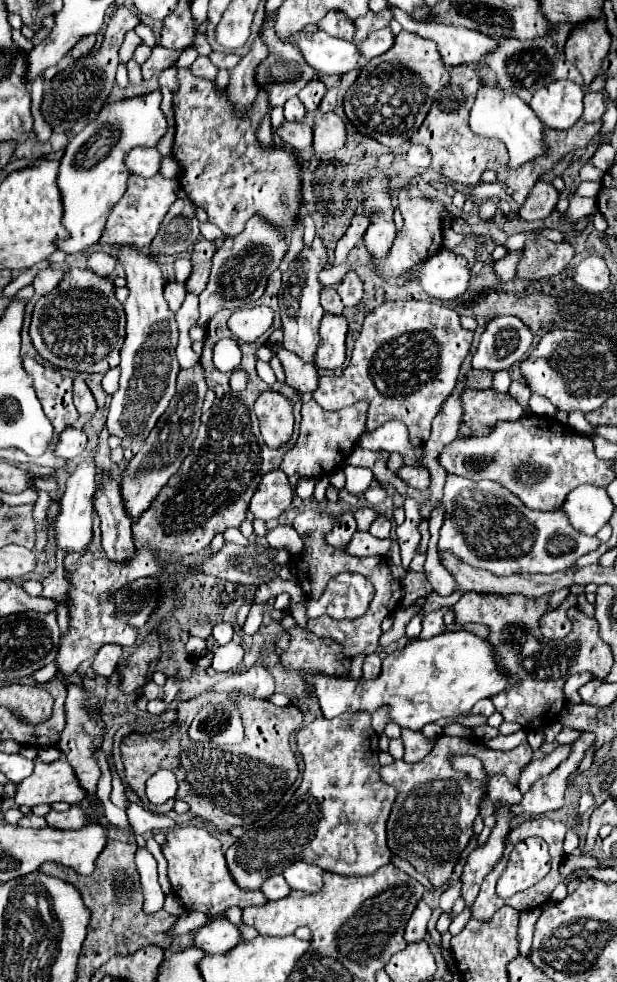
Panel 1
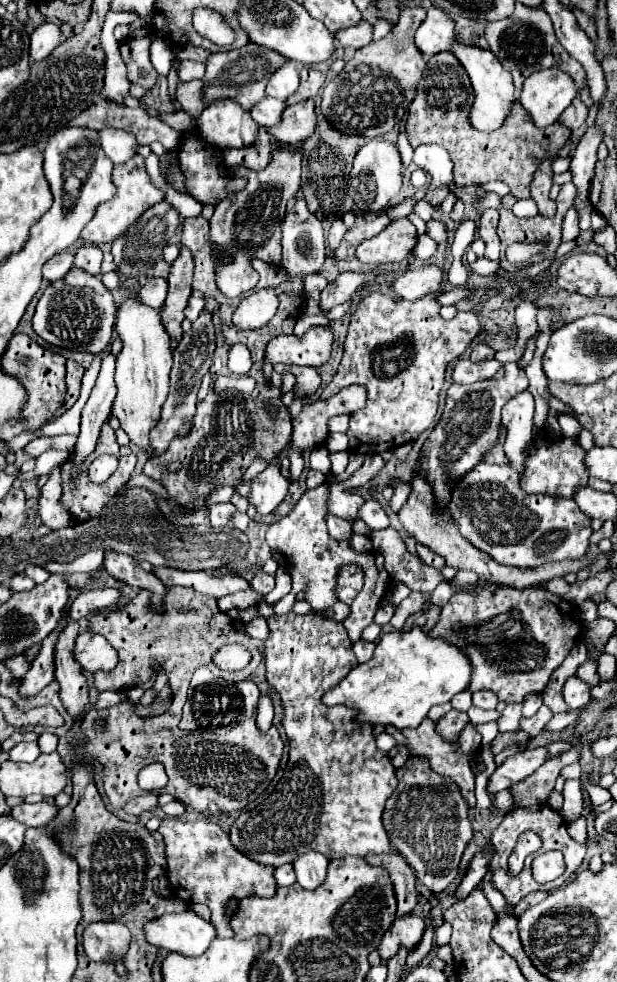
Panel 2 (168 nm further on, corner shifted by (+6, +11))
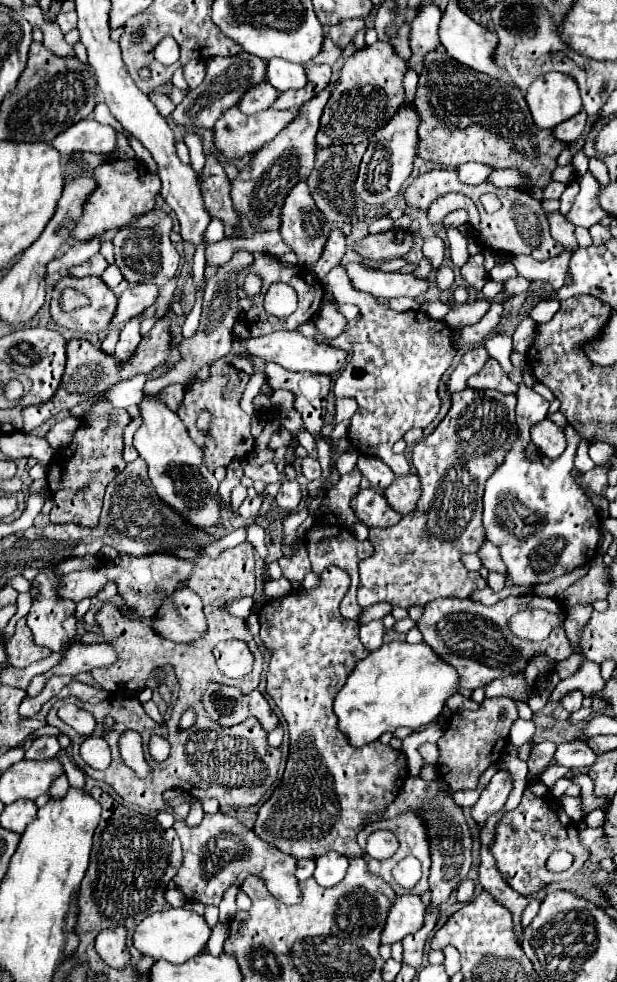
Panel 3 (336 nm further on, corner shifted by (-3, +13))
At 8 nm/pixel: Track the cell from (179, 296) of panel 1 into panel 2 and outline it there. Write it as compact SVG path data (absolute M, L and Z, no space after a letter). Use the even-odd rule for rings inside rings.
M151 278L147 280L139 292L139 300L149 304L151 308L163 308L163 300L167 298L167 278Z

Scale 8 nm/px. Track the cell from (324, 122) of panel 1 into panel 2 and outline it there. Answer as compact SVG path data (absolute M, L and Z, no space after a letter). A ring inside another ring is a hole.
M313 100L299 102L295 106L287 106L283 112L283 118L277 126L267 128L271 140L281 142L305 142L317 128L317 114Z

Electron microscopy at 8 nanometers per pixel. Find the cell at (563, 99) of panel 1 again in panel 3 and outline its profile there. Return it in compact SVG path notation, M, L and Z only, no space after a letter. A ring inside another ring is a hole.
M548 72L536 78L526 92L526 102L536 126L546 130L554 130L560 122L582 110L576 80L560 72Z

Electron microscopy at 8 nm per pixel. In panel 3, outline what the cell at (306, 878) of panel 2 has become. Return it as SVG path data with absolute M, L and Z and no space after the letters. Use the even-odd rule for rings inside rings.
M328 852L320 858L316 858L314 878L320 886L328 888L328 886L338 884L346 876L346 870L348 870L348 858L342 854L336 854L336 852Z

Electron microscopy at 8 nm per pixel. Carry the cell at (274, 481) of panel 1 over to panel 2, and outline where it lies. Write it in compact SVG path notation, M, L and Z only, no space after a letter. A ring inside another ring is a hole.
M271 462L261 474L257 474L251 480L251 492L249 492L249 504L255 506L259 514L269 514L273 512L281 500L285 498L289 488L289 480L281 474L279 464Z

